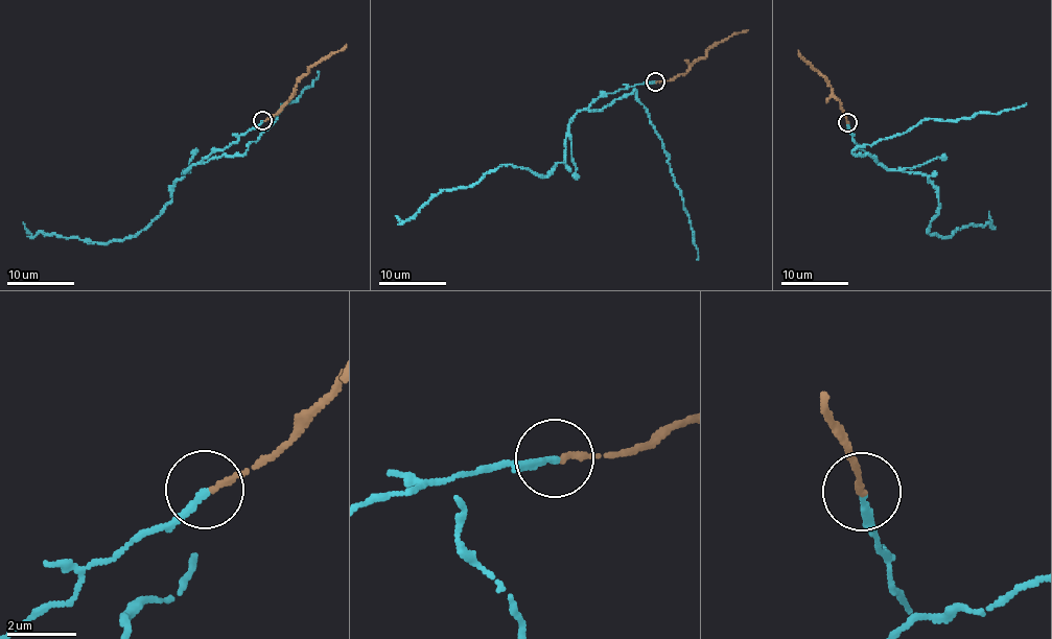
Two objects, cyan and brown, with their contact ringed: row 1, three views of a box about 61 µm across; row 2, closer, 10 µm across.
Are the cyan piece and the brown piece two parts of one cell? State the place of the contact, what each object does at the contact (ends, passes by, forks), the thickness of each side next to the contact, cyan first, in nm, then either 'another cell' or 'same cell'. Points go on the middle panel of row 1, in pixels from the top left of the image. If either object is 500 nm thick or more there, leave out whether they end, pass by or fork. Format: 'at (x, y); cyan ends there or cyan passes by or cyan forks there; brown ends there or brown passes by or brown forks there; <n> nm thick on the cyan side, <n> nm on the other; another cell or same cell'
at (655, 81); cyan ends there; brown ends there; 200 nm thick on the cyan side, 150 nm on the other; another cell

